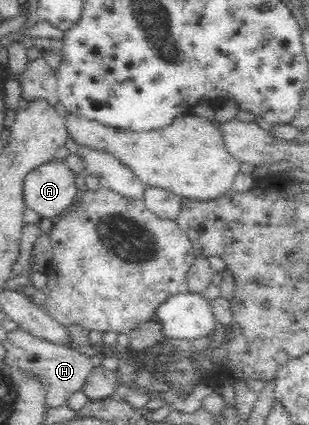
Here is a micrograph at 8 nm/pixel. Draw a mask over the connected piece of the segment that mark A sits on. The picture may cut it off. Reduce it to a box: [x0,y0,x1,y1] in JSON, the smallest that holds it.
[23,159,78,219]

